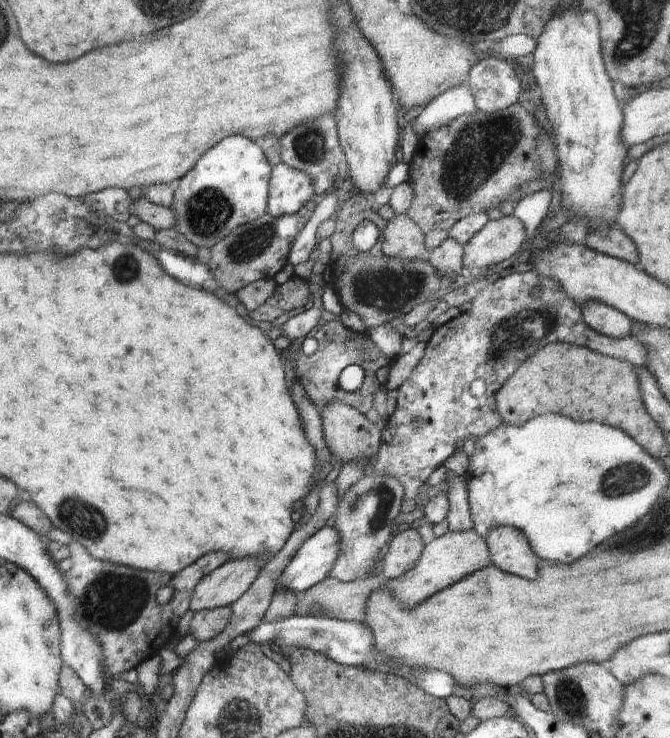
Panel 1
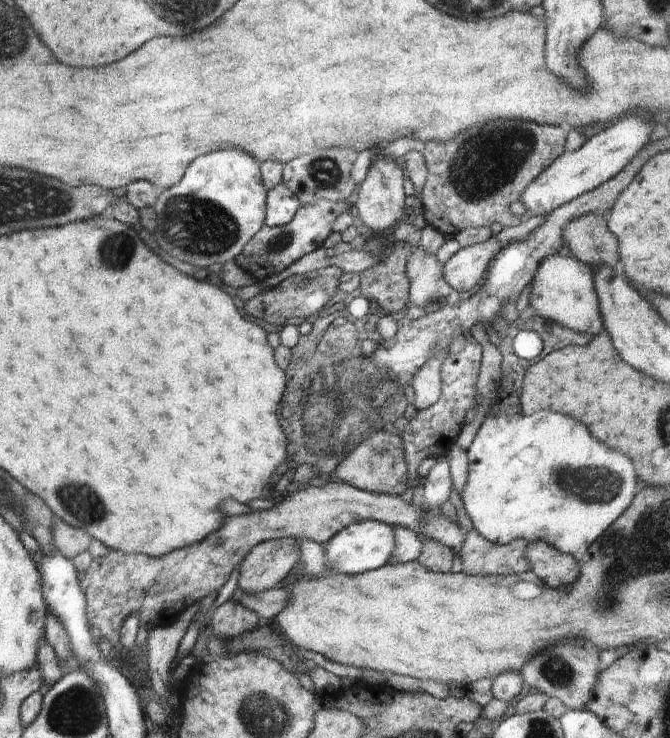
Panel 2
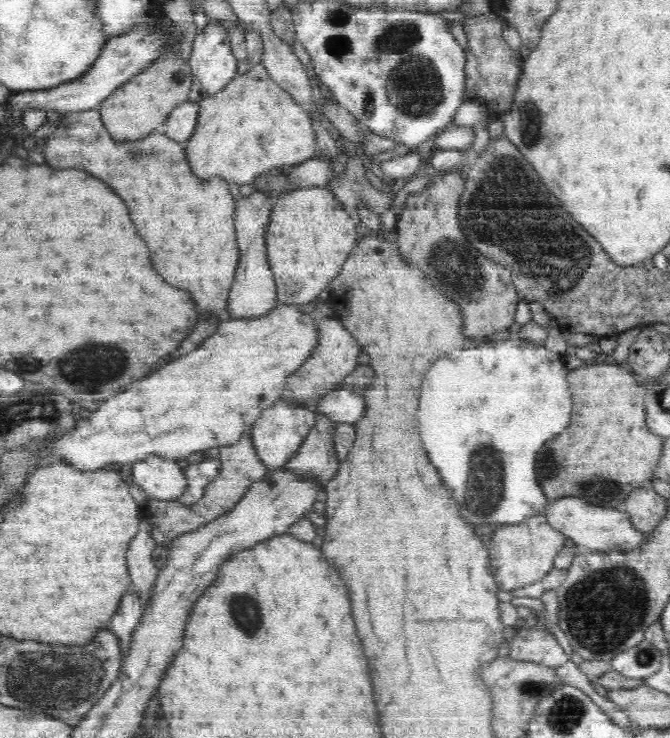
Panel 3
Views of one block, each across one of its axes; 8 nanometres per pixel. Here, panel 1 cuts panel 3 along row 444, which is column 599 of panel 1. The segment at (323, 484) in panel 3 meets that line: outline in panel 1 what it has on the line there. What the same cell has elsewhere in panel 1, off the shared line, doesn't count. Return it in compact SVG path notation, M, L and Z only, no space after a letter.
M586 302L582 318L596 333L616 339L631 335L632 320L626 314L602 302Z

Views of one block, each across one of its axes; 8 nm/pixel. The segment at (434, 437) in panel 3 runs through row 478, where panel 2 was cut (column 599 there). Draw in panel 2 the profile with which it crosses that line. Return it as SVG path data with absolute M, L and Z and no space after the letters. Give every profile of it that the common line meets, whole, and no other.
M548 409L533 412L531 415L524 413L518 413L517 415L511 415L510 413L490 415L483 420L472 444L469 444L465 449L469 455L469 476L460 498L470 520L472 520L474 528L482 536L485 536L486 540L493 541L496 544L505 545L516 539L524 539L530 543L544 541L546 544L556 547L560 552L573 557L581 555L628 508L628 505L641 487L636 468L634 468L633 461L629 457L618 450L616 452L608 450L580 422L576 422L572 418L566 418L562 414L554 414Z

